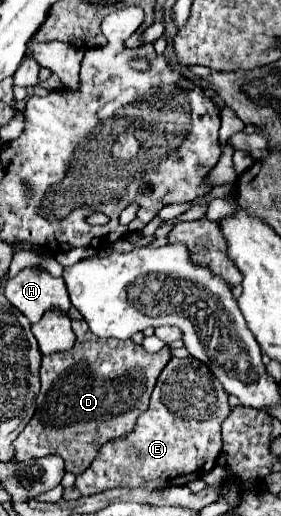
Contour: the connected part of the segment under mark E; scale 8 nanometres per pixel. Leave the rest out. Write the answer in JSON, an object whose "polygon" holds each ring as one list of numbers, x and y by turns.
{"polygon":[[171,358,163,368,155,390,151,394,149,408,139,416,135,430,127,438,119,438,115,442,105,444,93,464,77,476,75,488,83,496,93,496,117,486,145,486,147,490,155,490,161,486,185,486,201,476,205,476,221,454,221,424,229,416,231,406,227,404,227,392,221,388,217,378,213,378,211,370,197,362,195,358]]}

